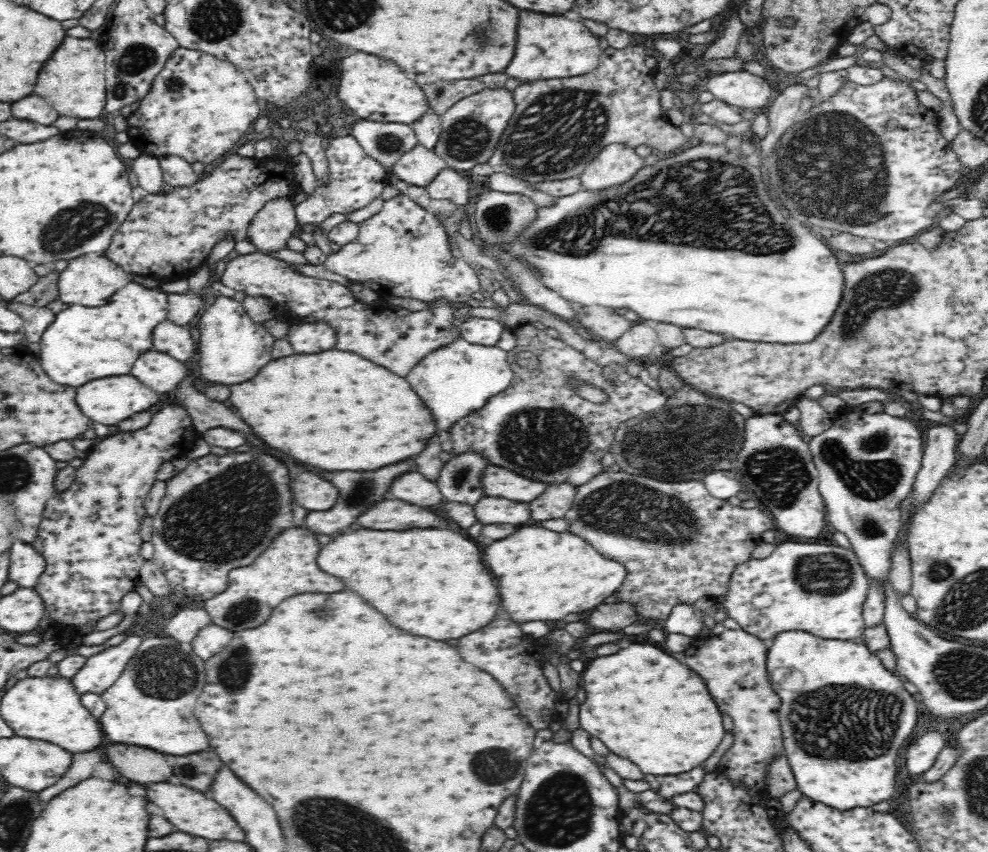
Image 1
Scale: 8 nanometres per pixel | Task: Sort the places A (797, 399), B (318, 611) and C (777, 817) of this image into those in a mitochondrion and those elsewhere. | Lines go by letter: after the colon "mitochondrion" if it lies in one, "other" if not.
A: other
B: mitochondrion
C: other

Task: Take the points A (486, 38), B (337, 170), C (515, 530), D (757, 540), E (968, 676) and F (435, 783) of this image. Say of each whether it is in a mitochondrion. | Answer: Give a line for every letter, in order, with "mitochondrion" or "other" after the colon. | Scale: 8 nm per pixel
A: mitochondrion
B: other
C: other
D: other
E: mitochondrion
F: other

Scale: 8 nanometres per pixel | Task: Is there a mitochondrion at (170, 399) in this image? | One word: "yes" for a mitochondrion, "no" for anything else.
no

